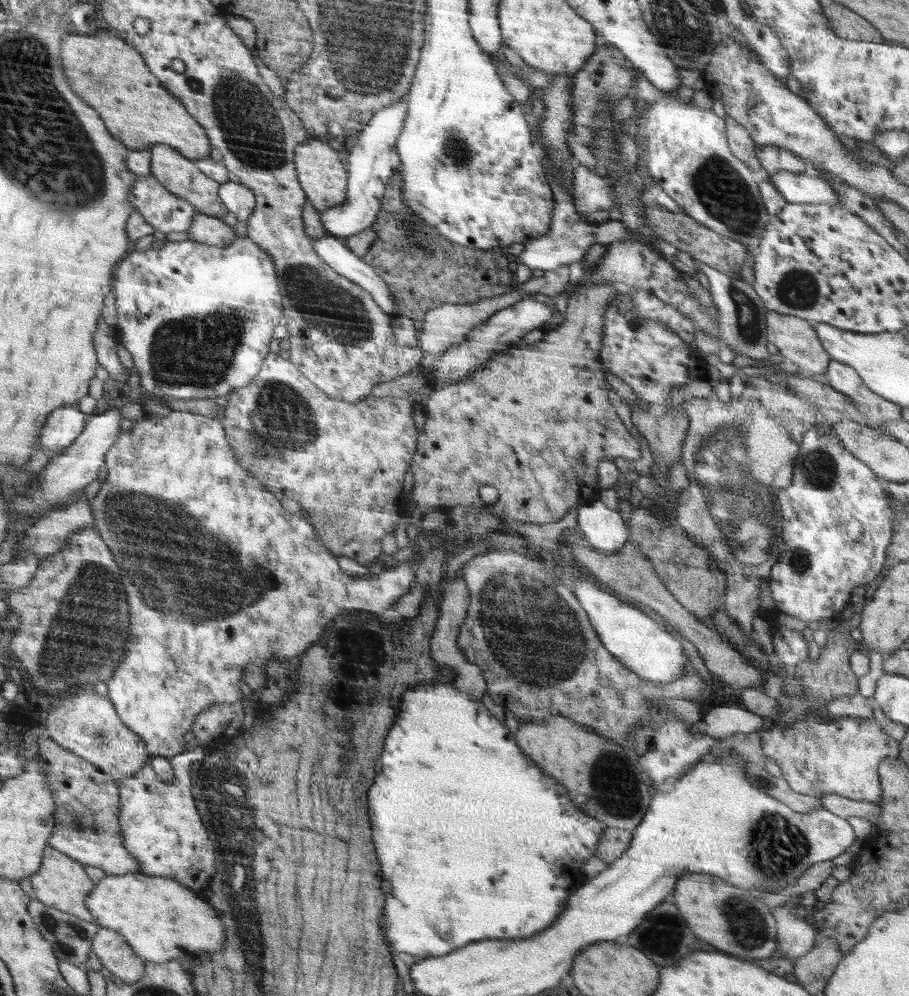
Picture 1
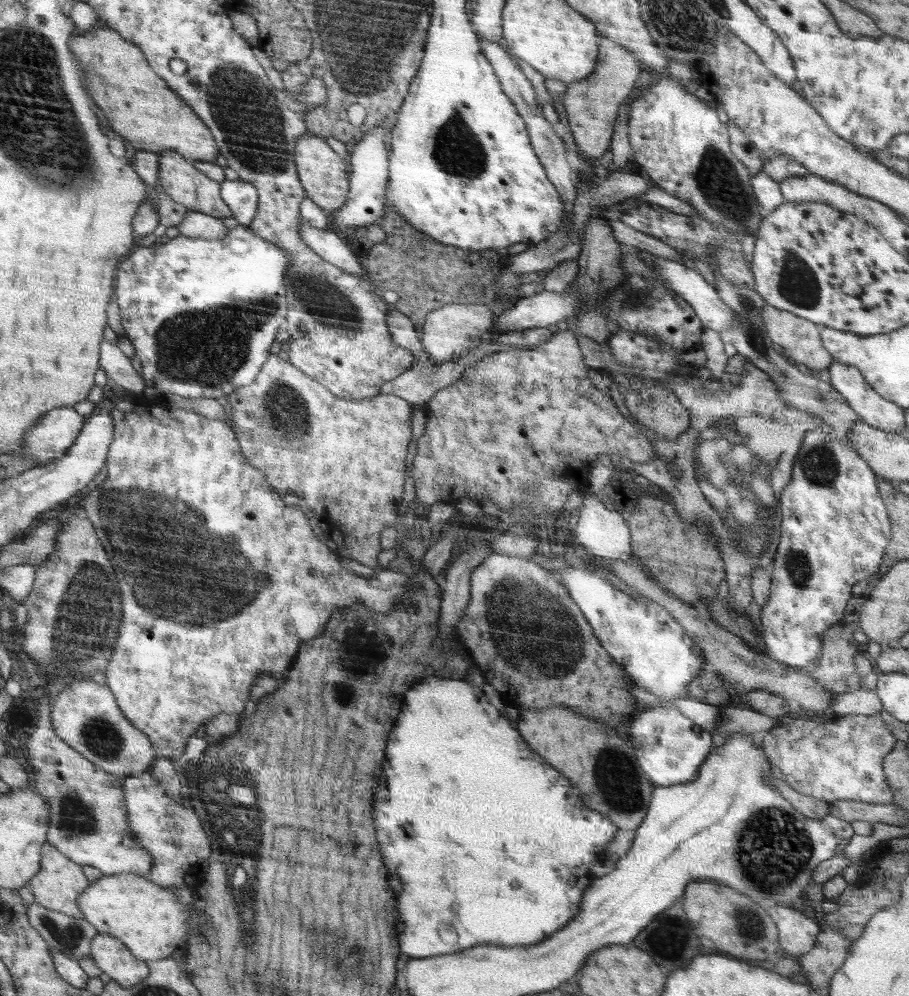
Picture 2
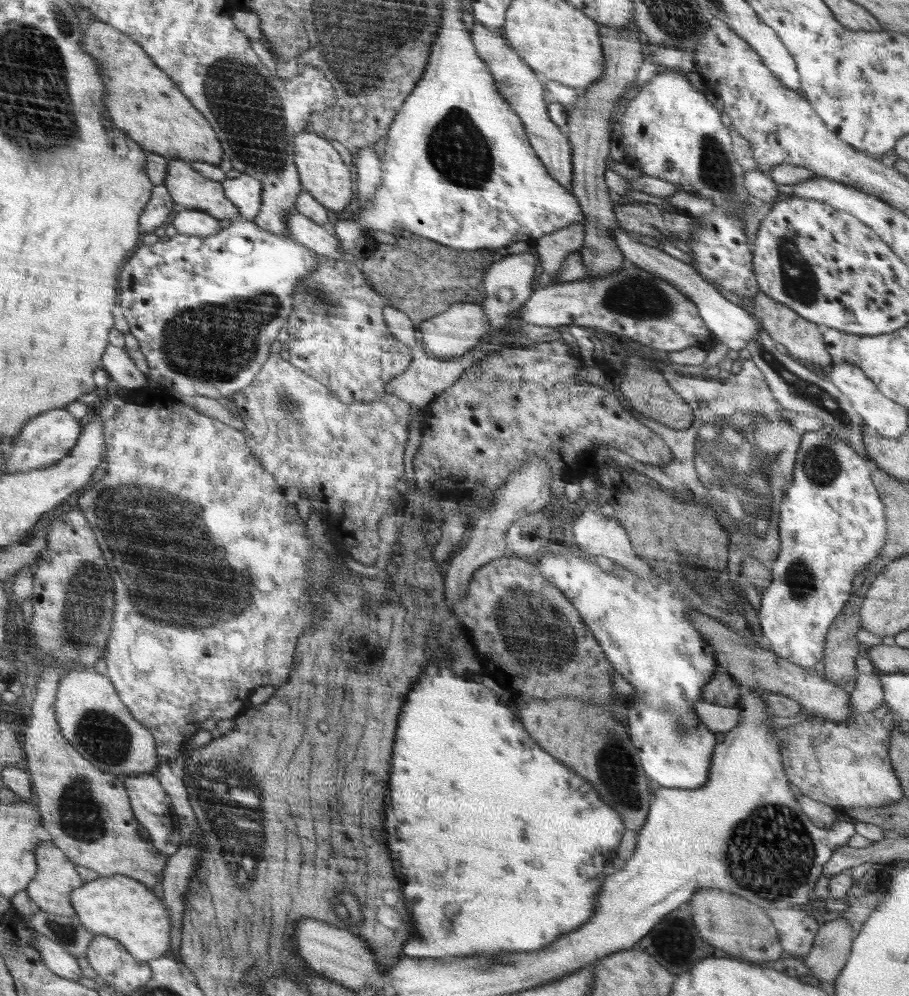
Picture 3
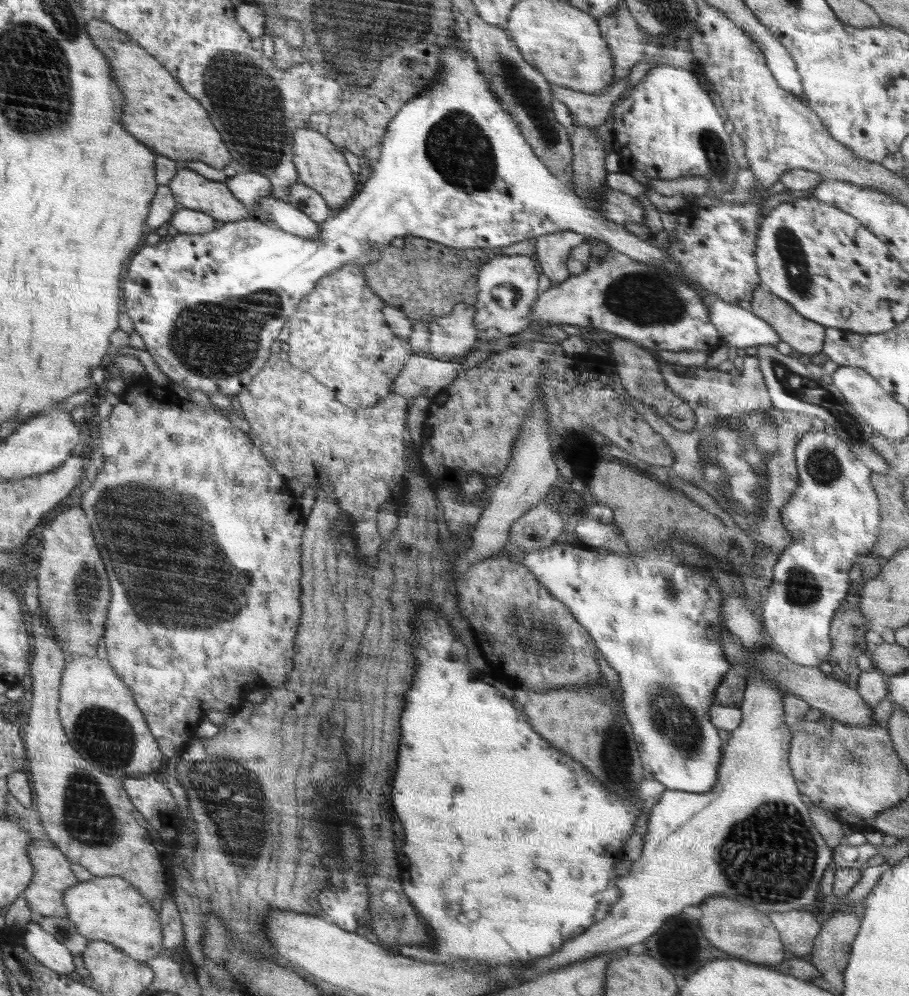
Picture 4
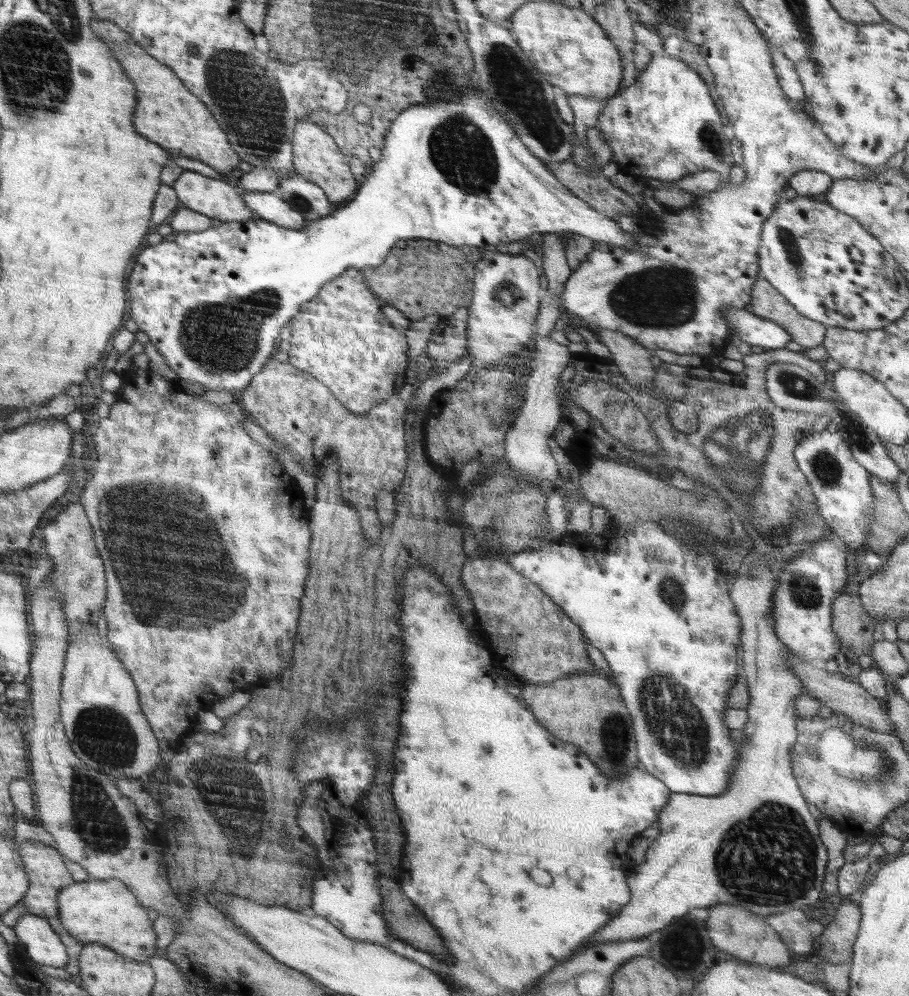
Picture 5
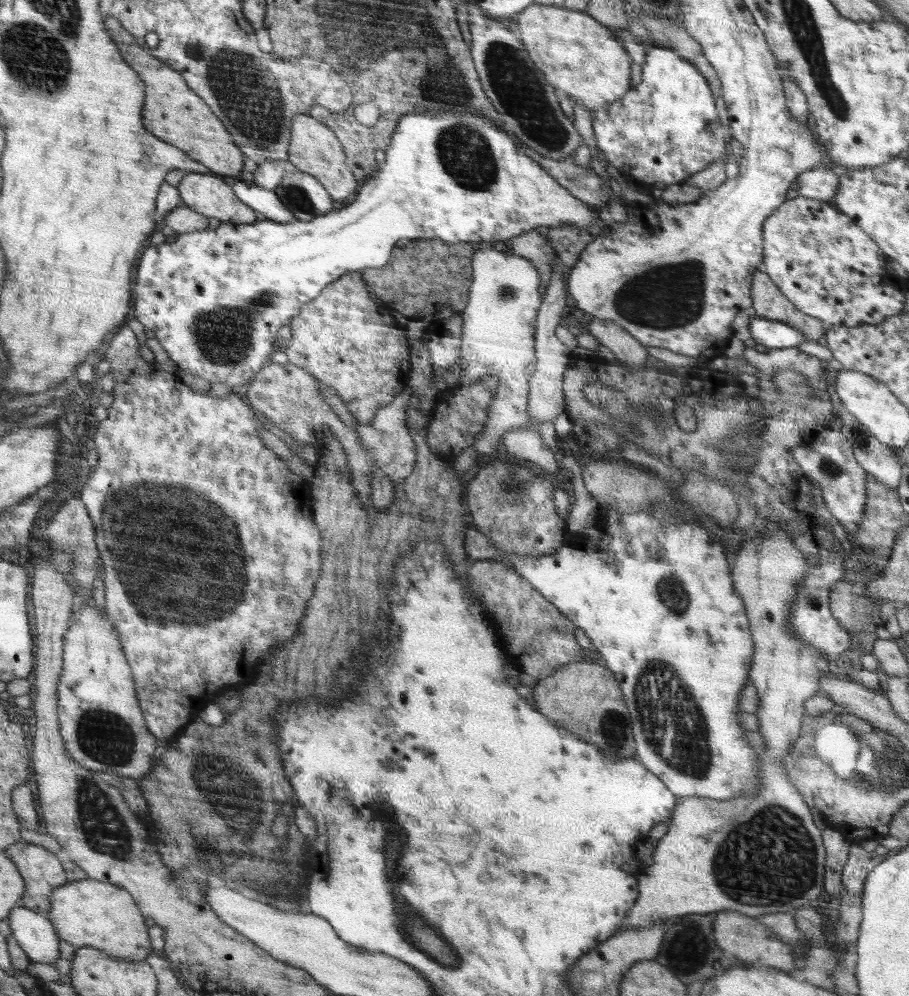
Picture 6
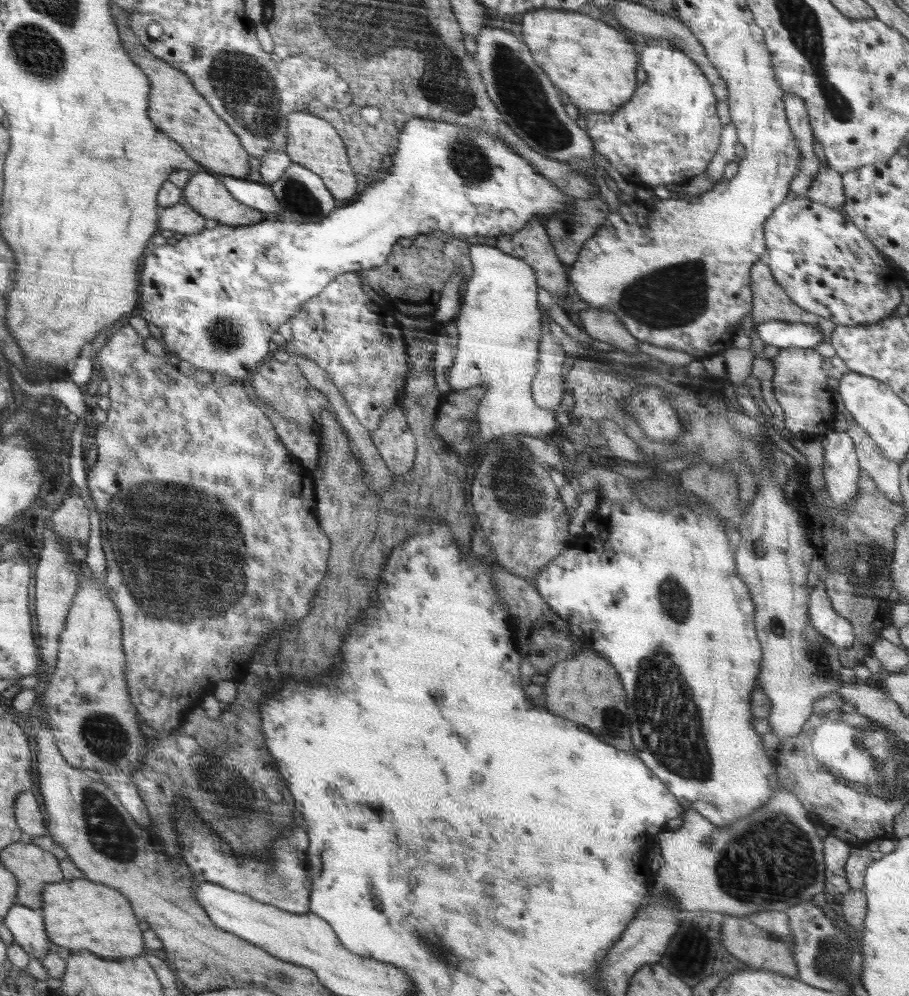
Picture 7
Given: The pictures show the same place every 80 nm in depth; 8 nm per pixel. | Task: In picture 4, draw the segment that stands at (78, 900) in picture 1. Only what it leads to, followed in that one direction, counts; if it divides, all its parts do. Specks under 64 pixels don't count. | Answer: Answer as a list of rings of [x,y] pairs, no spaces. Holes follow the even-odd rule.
[[[34,839],[27,853],[31,857],[31,863],[34,867],[34,876],[23,896],[30,907],[31,914],[35,919],[47,916],[66,917],[68,911],[63,901],[63,894],[66,893],[71,886],[79,883],[79,879],[76,878],[74,871],[71,869],[72,862],[66,860],[67,855],[50,840]]]

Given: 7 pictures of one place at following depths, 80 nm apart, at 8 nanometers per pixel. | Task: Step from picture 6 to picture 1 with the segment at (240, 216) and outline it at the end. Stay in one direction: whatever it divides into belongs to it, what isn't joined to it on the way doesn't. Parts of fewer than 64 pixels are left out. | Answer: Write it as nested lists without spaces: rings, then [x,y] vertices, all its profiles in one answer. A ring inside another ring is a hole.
[[[160,143],[158,146],[152,146],[149,150],[150,155],[152,155],[152,176],[167,187],[172,194],[186,199],[189,203],[192,203],[192,206],[196,207],[198,212],[207,214],[208,216],[225,216],[229,212],[227,206],[222,204],[222,199],[219,197],[219,189],[222,187],[222,184],[216,182],[216,179],[208,178],[208,175],[205,175],[203,171],[195,165],[194,160],[179,154],[175,148],[167,144]]]

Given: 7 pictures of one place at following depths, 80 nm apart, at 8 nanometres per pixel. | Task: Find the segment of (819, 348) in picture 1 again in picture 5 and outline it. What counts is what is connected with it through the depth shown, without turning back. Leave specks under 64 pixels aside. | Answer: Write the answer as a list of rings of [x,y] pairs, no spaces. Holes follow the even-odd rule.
[[[757,277],[752,292],[753,313],[779,324],[791,336],[792,342],[810,349],[823,343],[827,326],[800,314],[768,280]]]

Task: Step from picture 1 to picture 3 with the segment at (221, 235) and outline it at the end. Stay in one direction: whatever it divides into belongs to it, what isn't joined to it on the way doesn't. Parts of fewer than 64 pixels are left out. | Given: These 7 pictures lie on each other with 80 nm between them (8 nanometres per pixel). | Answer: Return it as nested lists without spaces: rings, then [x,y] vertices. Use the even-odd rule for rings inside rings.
[[[180,208],[172,221],[177,234],[206,237],[220,232],[220,222],[207,212]]]

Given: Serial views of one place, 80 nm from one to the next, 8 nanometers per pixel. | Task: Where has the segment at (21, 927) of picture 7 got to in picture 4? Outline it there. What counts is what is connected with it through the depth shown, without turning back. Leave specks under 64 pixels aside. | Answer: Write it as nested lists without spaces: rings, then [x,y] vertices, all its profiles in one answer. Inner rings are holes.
[[[36,920],[24,928],[24,942],[32,956],[35,956],[43,966],[56,971],[60,975],[70,975],[76,971],[74,968],[75,958],[70,951],[57,941],[51,934],[42,930]]]

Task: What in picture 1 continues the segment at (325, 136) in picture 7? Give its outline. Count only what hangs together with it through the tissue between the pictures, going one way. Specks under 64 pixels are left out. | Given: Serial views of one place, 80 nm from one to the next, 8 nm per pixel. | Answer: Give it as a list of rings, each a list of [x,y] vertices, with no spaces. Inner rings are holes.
[[[312,136],[308,142],[300,144],[299,149],[296,150],[296,166],[299,169],[299,179],[303,183],[304,190],[307,191],[308,200],[316,210],[320,212],[332,207],[342,205],[346,201],[346,170],[338,158],[338,154],[326,146],[320,139],[314,140]]]

